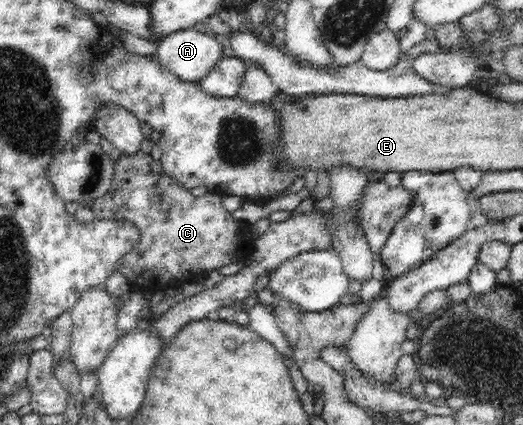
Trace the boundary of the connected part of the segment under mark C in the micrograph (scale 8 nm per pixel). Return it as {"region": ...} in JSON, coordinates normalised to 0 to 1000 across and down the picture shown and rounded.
{"region":[[[272,353],[260,362],[229,362],[229,374],[218,381],[218,419],[208,449],[191,466],[178,471],[172,492],[187,518],[216,515],[245,520],[260,532],[264,569],[222,616],[222,635],[235,645],[247,666],[260,654],[275,654],[304,666],[319,661],[348,664],[379,659],[409,633],[444,621],[459,609],[459,574],[463,553],[459,520],[449,518],[424,478],[424,459],[402,449],[386,461],[371,461],[361,447],[348,442],[337,421],[321,414],[304,376],[294,376],[287,362]]]}

